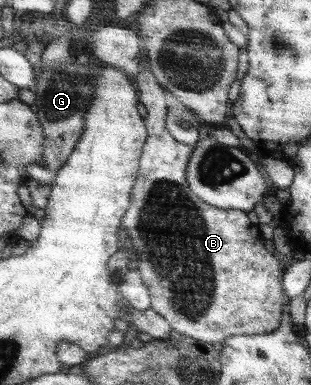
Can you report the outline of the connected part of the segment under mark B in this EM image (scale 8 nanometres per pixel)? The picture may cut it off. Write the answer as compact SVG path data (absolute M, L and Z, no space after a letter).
M139 34L139 43L141 43L142 51L141 72L134 79L134 84L140 91L140 103L145 114L149 137L144 148L144 154L140 159L140 173L136 175L136 184L132 189L132 202L127 213L124 215L125 219L123 219L122 230L130 237L133 249L137 255L139 273L145 279L145 286L150 290L152 299L150 308L168 321L172 331L177 331L185 337L197 339L197 341L202 341L203 343L223 344L234 335L257 335L258 333L272 332L273 329L276 329L277 323L279 323L277 319L283 314L281 313L283 293L281 293L281 283L279 283L283 272L281 272L279 262L273 254L265 249L265 245L261 241L261 233L257 229L258 224L254 225L251 223L251 219L249 219L246 211L236 209L226 210L225 208L215 207L192 192L190 183L188 182L188 167L194 147L180 143L168 130L166 123L168 122L169 105L165 103L164 87L159 84L157 77L153 74L151 64L149 64L147 48L145 48L145 40L143 40L141 34Z

